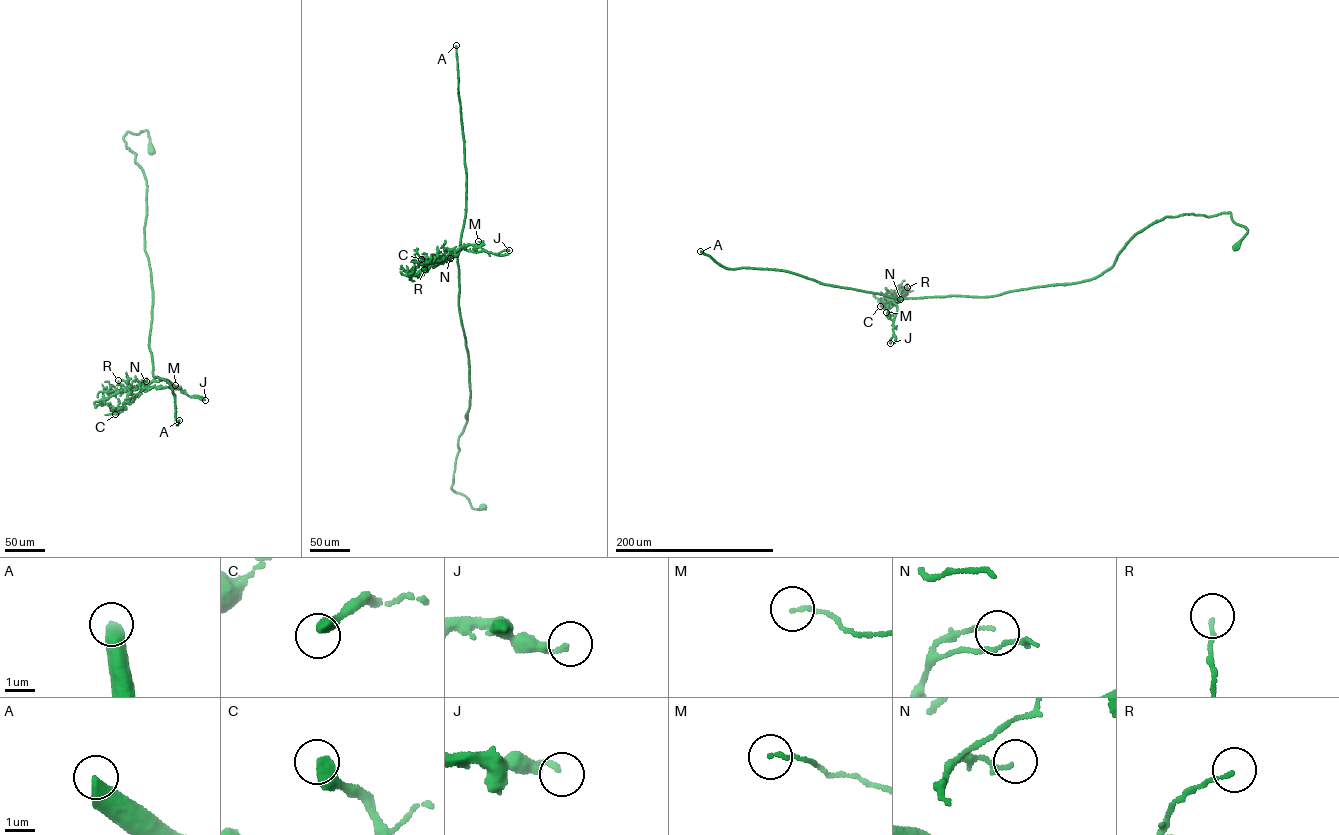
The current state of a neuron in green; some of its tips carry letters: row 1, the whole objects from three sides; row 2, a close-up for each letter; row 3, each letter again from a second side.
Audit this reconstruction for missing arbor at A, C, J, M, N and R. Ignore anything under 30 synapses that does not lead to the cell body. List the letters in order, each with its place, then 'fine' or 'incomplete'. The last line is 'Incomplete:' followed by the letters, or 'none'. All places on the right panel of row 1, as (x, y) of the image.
A: (700, 251) | incomplete
C: (880, 306) | fine
J: (890, 343) | fine
M: (886, 312) | fine
N: (900, 299) | fine
R: (907, 287) | fine
Incomplete: A

